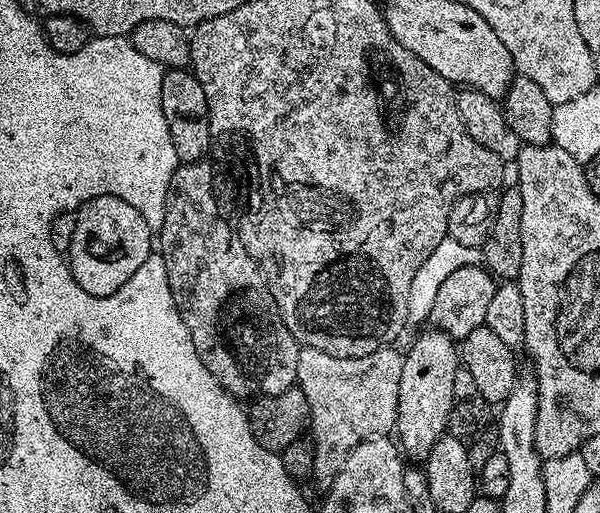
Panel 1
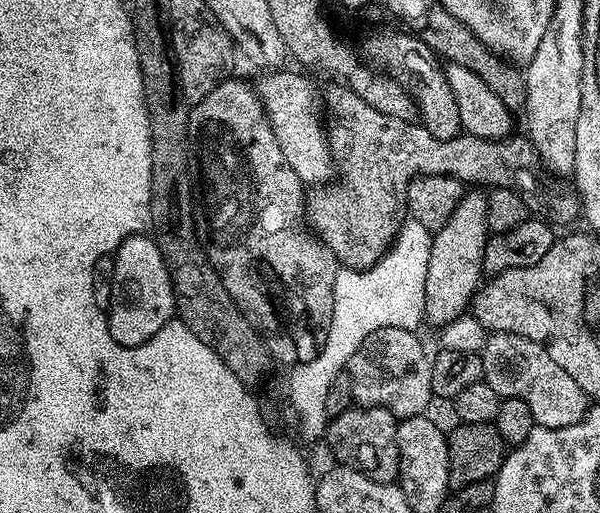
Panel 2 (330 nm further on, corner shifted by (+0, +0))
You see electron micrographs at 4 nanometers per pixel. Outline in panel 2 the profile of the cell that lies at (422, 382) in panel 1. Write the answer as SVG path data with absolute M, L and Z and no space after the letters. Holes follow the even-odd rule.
M480 190L465 191L458 206L454 206L454 214L450 214L446 226L442 226L442 230L432 237L430 266L426 266L424 303L424 318L429 325L443 326L465 315L485 275L484 251L489 235L487 195Z

